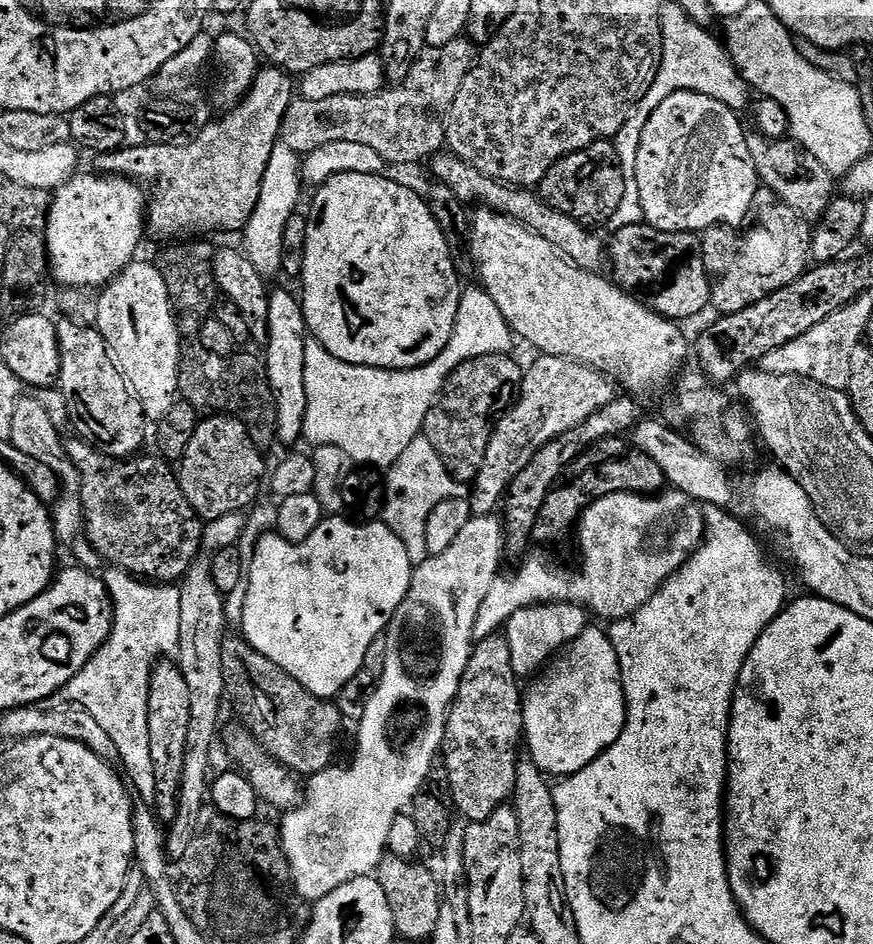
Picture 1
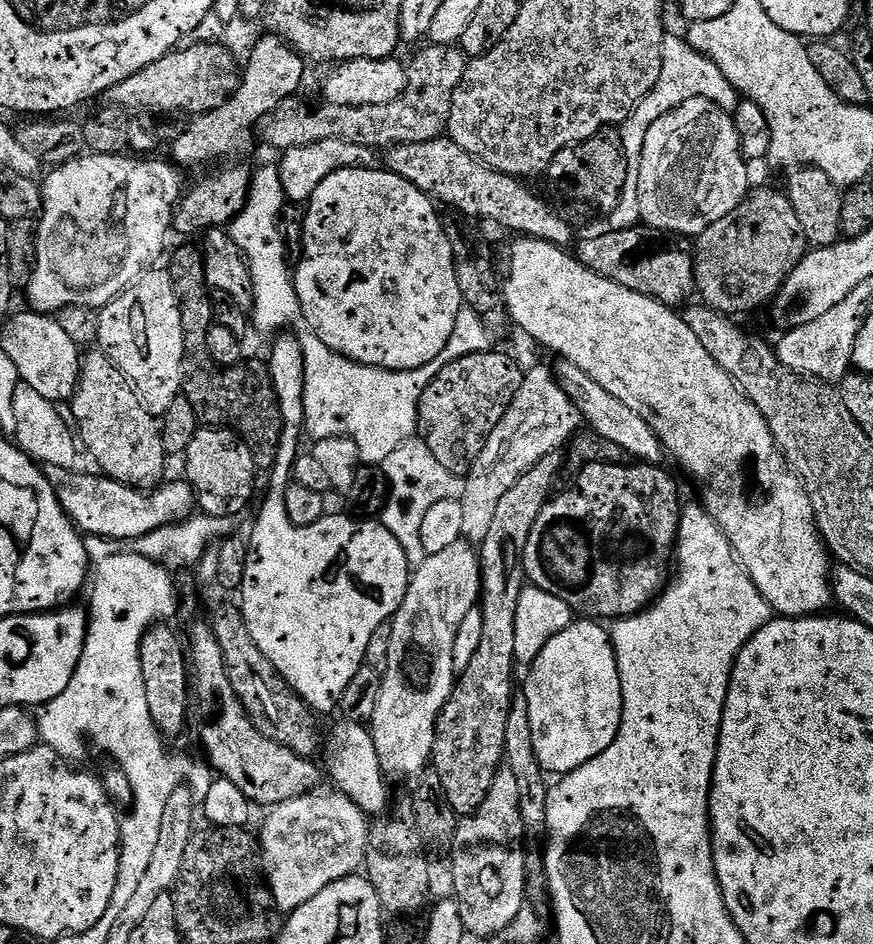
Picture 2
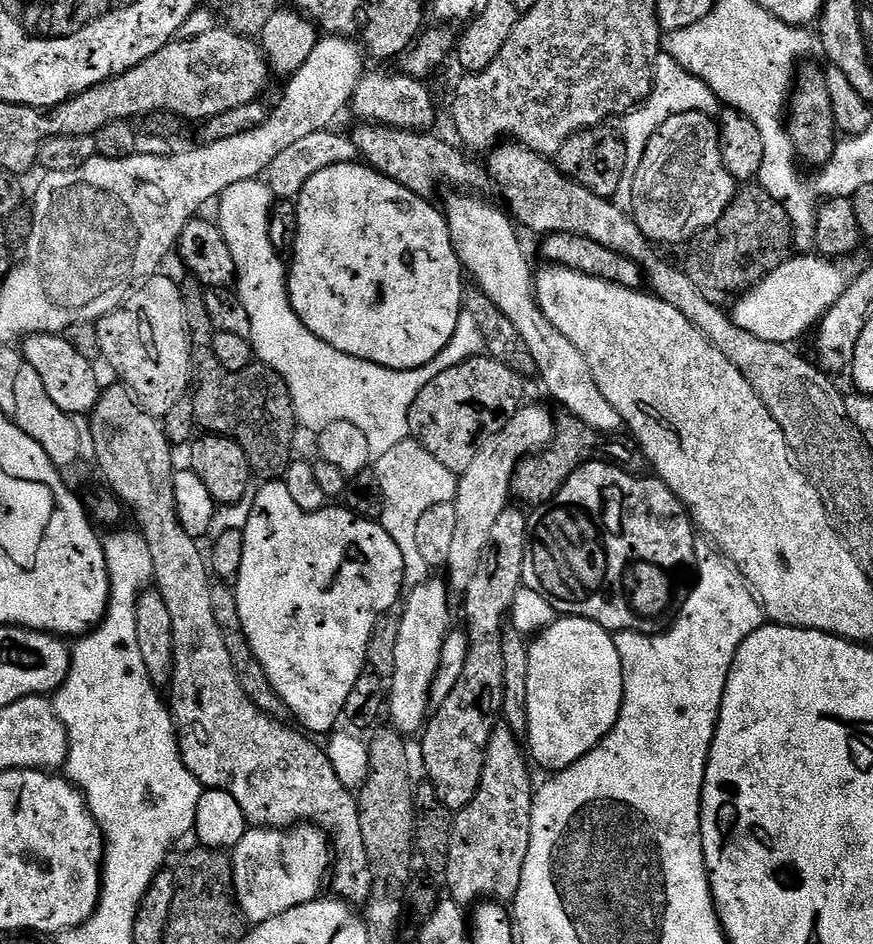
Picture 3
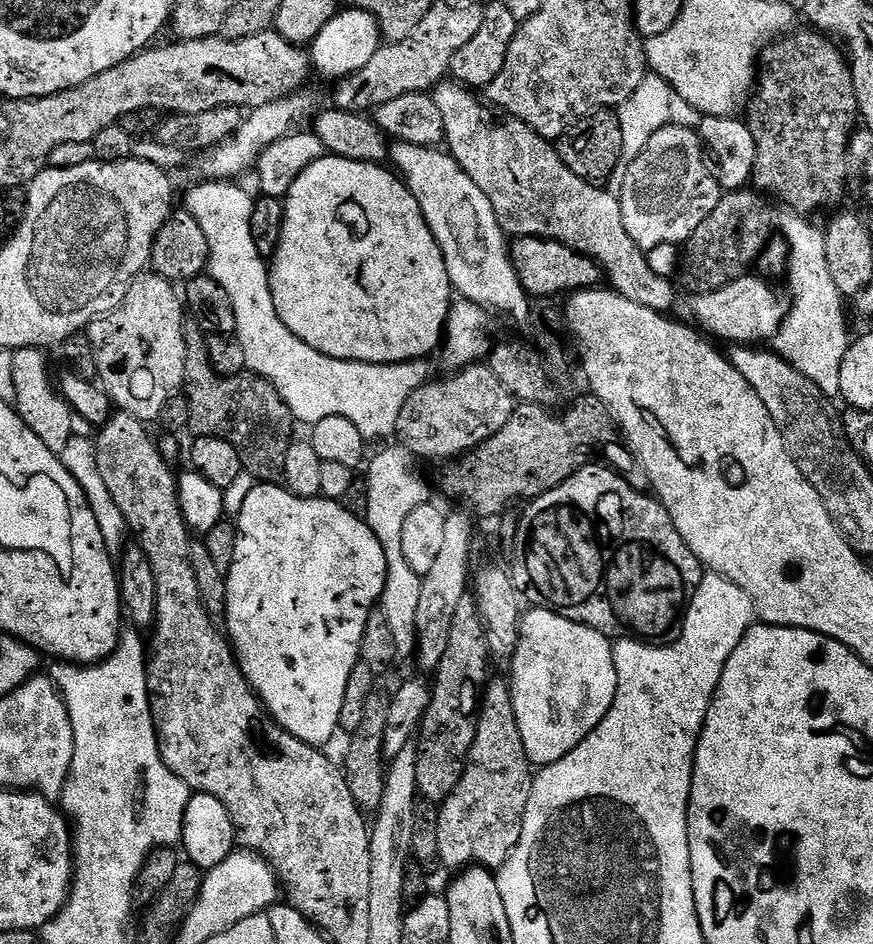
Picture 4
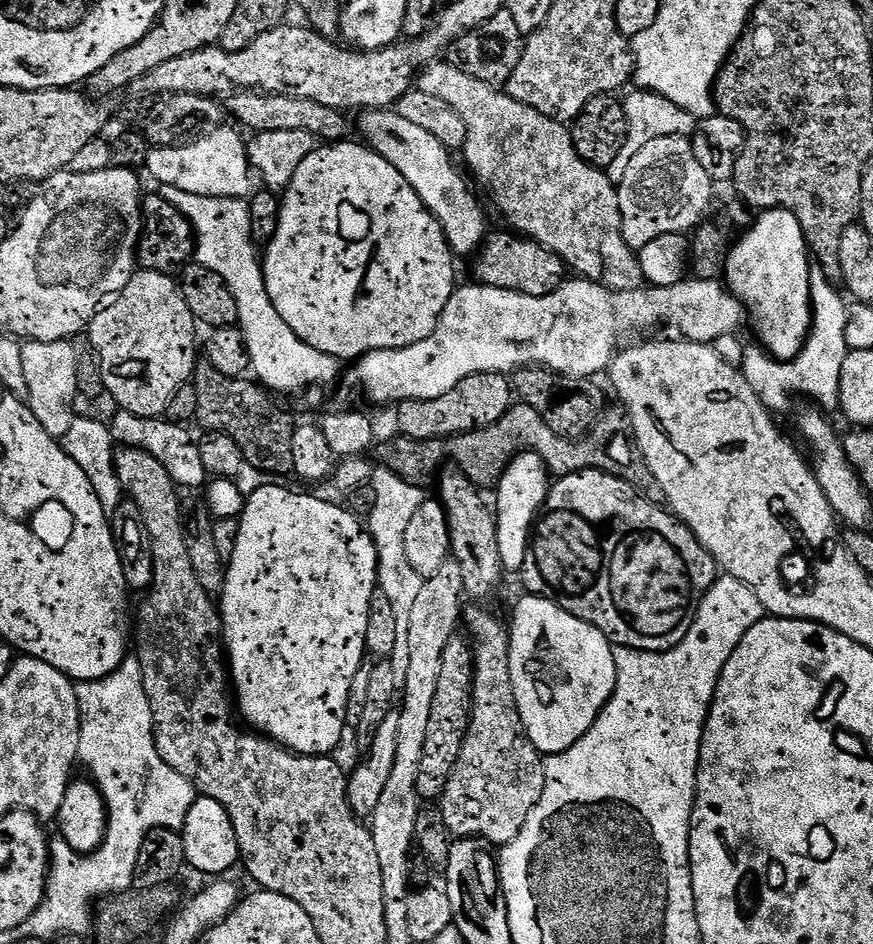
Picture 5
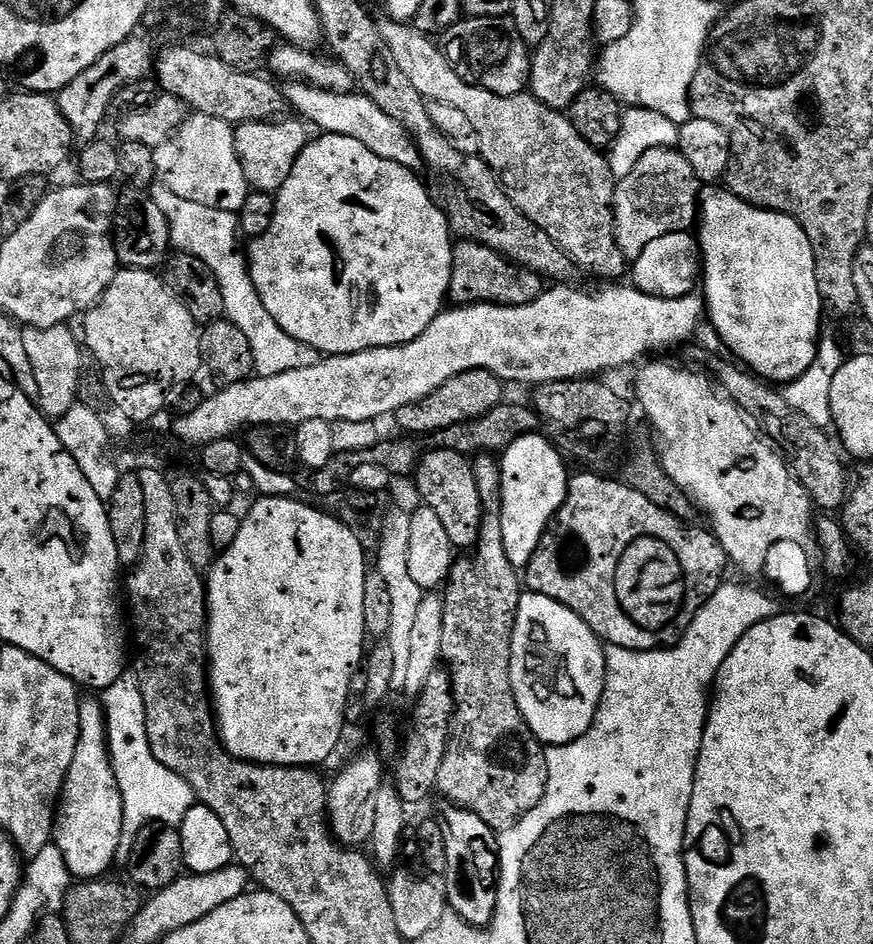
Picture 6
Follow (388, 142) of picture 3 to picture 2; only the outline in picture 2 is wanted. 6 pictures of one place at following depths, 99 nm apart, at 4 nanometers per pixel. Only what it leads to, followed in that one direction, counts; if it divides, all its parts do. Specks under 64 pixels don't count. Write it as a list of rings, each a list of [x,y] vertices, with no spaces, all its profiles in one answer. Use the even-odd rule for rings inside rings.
[[[450,138],[395,144],[387,149],[386,156],[387,171],[406,178],[406,182],[418,186],[418,190],[429,193],[433,201],[449,204],[447,207],[461,216],[473,221],[493,220],[498,227],[517,232],[515,235],[520,238],[545,240],[565,250],[573,247],[572,228],[566,217],[559,216],[538,193],[531,192],[523,179],[507,176],[489,164],[483,164],[478,158],[466,154],[466,150]]]

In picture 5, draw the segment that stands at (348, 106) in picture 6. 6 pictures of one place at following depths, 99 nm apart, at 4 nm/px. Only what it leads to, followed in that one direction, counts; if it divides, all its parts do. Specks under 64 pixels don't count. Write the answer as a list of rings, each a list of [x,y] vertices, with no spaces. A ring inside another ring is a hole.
[[[395,110],[365,111],[359,118],[363,143],[377,152],[390,166],[394,166],[410,182],[410,186],[432,211],[436,221],[443,224],[448,245],[457,257],[479,253],[489,235],[488,220],[480,200],[468,189],[462,173],[452,161],[453,153],[434,134],[414,126],[414,122],[402,118]]]

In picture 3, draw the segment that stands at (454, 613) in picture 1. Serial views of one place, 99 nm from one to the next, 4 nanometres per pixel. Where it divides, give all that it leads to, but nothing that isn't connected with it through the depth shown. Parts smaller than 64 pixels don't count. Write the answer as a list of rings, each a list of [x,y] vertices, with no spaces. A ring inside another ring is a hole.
[[[429,578],[415,585],[411,589],[412,593],[407,593],[408,601],[406,596],[402,604],[398,642],[394,651],[394,674],[386,696],[386,709],[392,715],[390,724],[401,734],[419,733],[426,723],[430,712],[428,695],[432,689],[434,674],[438,674],[442,642],[453,627],[452,608],[448,605],[450,588],[443,579],[440,580]],[[305,822],[287,830],[282,828],[249,827],[248,833],[237,842],[231,853],[232,886],[236,893],[236,903],[240,905],[240,915],[249,925],[255,926],[270,918],[278,918],[278,914],[286,914],[286,910],[294,910],[294,906],[309,904],[321,895],[320,887],[325,887],[334,864],[334,848],[330,836],[325,829]]]

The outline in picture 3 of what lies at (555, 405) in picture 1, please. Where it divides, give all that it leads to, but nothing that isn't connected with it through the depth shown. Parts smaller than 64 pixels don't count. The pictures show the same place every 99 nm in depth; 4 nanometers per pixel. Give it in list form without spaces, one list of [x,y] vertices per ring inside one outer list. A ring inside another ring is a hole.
[[[525,403],[494,435],[481,444],[478,454],[474,454],[474,462],[470,462],[470,467],[465,472],[459,473],[454,497],[454,538],[446,565],[446,580],[453,593],[462,594],[466,591],[478,571],[478,562],[482,562],[482,550],[486,550],[486,542],[490,538],[494,522],[498,514],[509,507],[516,467],[525,456],[544,451],[555,434],[553,413],[548,413],[540,404]]]

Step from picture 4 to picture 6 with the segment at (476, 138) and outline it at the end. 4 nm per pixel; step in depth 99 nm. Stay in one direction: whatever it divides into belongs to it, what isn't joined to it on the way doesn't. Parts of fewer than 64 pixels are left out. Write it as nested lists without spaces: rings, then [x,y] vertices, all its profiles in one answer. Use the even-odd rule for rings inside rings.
[[[384,22],[380,24],[380,33],[388,47],[388,55],[392,61],[398,66],[398,70],[402,70],[402,74],[406,74],[406,78],[410,82],[410,86],[414,86],[414,90],[418,90],[418,94],[422,94],[425,100],[429,102],[442,102],[446,106],[454,106],[458,110],[462,110],[462,114],[466,114],[466,118],[470,118],[474,130],[478,132],[480,139],[480,151],[478,153],[481,160],[485,160],[488,167],[496,173],[503,189],[507,192],[508,197],[512,199],[513,204],[519,208],[520,212],[527,220],[536,224],[546,234],[550,236],[553,242],[557,244],[568,257],[576,263],[577,269],[593,272],[596,276],[601,276],[604,282],[616,282],[620,275],[625,275],[626,264],[620,254],[620,247],[616,245],[616,230],[614,227],[614,177],[610,166],[608,165],[605,153],[599,147],[589,144],[588,140],[582,134],[578,134],[578,130],[573,126],[571,119],[563,111],[555,108],[547,108],[540,100],[531,94],[521,94],[519,96],[496,96],[493,92],[487,92],[485,88],[476,88],[473,84],[467,84],[465,80],[458,75],[448,65],[448,59],[444,57],[441,45],[435,39],[424,36],[415,28],[407,23]]]

